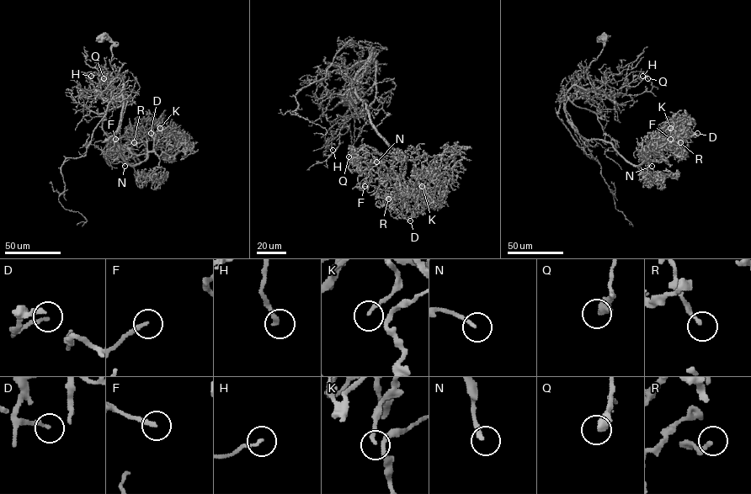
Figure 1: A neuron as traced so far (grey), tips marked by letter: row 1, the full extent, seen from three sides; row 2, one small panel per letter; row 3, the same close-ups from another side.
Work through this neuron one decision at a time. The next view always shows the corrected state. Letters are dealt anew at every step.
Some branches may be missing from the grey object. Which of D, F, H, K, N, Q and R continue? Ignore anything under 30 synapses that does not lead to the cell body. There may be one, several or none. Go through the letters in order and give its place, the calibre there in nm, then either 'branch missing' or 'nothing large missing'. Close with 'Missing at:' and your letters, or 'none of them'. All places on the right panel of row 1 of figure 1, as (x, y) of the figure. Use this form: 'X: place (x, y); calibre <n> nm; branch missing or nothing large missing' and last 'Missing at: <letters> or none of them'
D: place (697, 133); calibre 130 nm; nothing large missing
F: place (670, 139); calibre 220 nm; nothing large missing
H: place (642, 76); calibre 170 nm; branch missing
K: place (670, 128); calibre 170 nm; nothing large missing
N: place (652, 166); calibre 190 nm; branch missing
Q: place (647, 78); calibre 480 nm; branch missing
R: place (680, 142); calibre 190 nm; nothing large missing
Missing at: H, N, Q

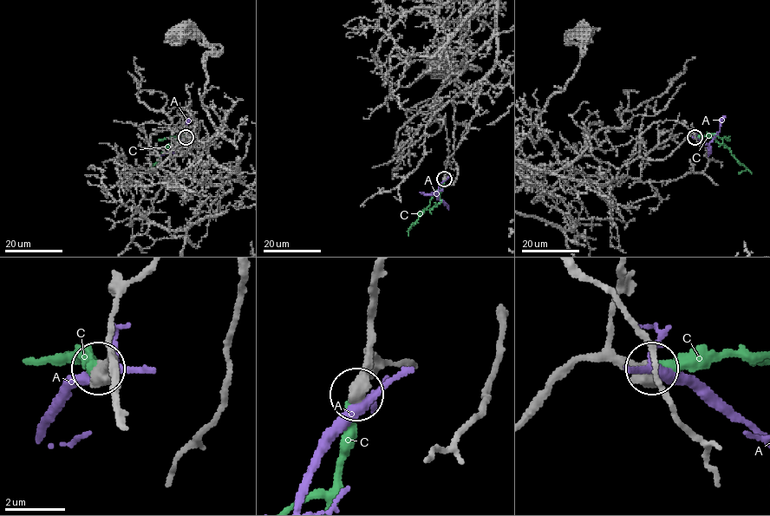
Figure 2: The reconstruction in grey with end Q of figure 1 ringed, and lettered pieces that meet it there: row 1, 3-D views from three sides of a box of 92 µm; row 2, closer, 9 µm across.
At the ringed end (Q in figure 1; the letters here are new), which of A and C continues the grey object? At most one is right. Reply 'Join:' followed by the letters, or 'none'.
Join: C

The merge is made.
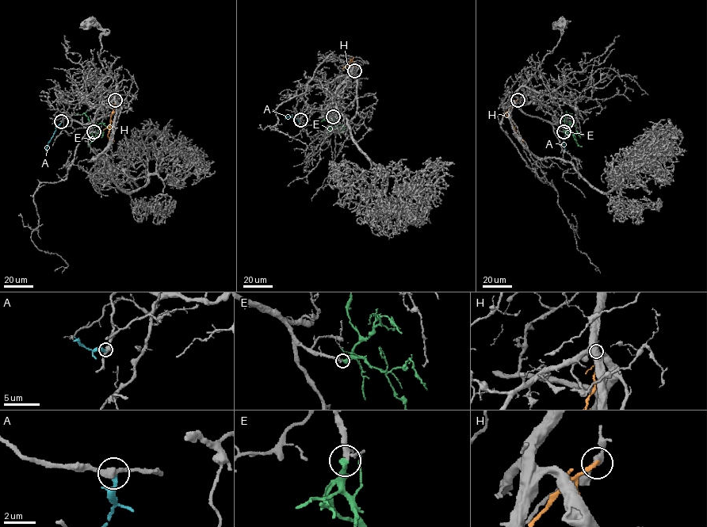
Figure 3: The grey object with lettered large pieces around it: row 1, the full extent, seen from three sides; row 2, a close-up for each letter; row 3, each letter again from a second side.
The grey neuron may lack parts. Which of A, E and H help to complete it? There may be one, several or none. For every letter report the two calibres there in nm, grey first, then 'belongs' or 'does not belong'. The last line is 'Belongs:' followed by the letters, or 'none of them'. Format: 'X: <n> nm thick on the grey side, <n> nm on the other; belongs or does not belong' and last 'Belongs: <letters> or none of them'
A: 400 nm thick on the grey side, 200 nm on the other; does not belong
E: 200 nm thick on the grey side, 400 nm on the other; belongs
H: 340 nm thick on the grey side, 220 nm on the other; does not belong
Belongs: E

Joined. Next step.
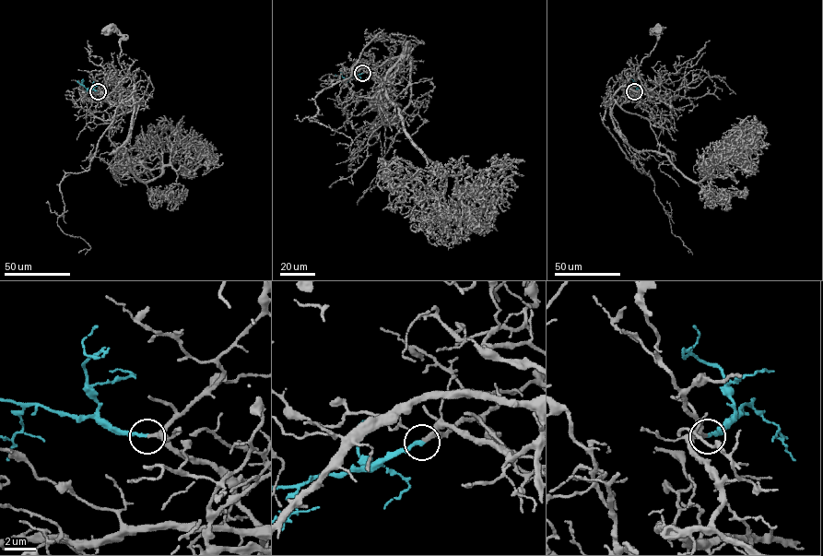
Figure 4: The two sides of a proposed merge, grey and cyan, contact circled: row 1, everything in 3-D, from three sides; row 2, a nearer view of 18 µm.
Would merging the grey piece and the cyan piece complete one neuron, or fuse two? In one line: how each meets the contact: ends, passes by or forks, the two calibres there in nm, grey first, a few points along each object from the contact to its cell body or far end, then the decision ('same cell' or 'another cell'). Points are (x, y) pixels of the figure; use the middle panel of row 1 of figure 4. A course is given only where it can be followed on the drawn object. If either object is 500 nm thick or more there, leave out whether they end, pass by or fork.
grey ends; cyan ends; calibres 260 and 240 nm; course grey (362, 73), (372, 75), (411, 49), (407, 44), (410, 62), (389, 81), (390, 101), (400, 104), (376, 103); course cyan (362, 73), (344, 77), (342, 68); same cell

